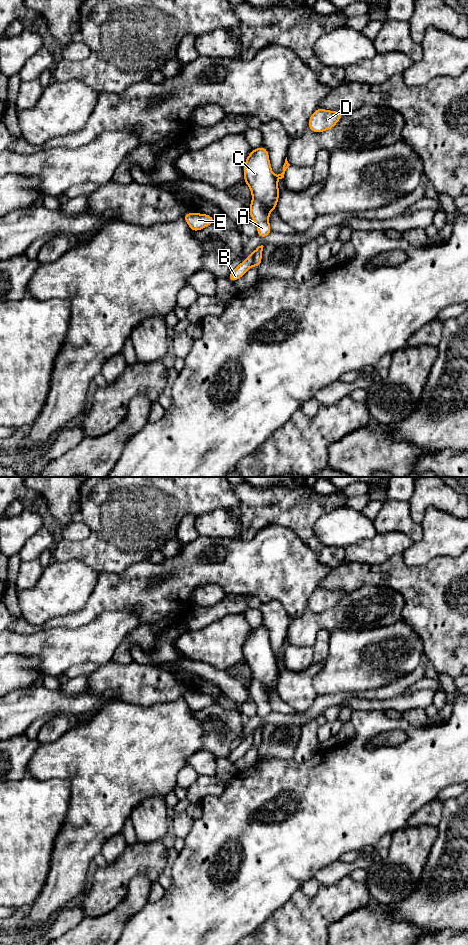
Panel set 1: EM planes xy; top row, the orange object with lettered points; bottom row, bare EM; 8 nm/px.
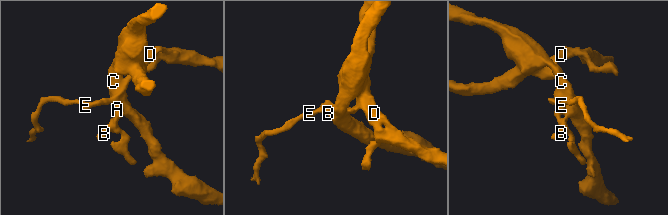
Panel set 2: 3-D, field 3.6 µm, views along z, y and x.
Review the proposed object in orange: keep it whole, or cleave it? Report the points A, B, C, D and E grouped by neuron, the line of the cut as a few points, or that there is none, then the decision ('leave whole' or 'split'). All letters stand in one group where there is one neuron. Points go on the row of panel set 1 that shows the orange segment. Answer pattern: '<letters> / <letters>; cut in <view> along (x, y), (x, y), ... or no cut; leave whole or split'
A D E / B C; cut in xy along (252, 199), (256, 199), (262, 205), (268, 218); split

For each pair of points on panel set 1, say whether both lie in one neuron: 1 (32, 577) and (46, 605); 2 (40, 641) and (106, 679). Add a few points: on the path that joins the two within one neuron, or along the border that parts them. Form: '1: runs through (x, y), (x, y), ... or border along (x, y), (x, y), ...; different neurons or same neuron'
1: border along (44, 568), (40, 578), (32, 587), (17, 590); different neurons
2: border along (111, 660), (99, 666); different neurons

